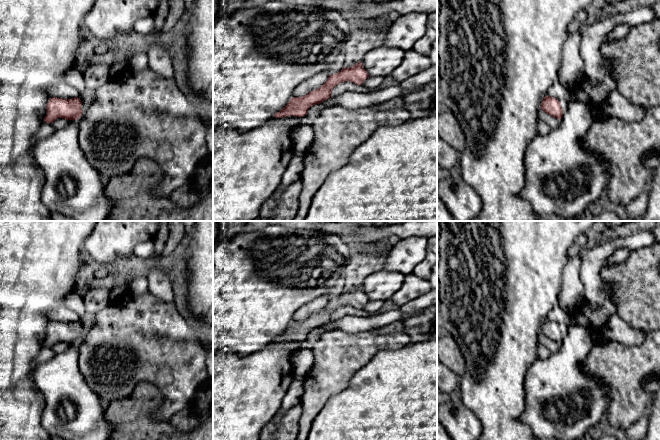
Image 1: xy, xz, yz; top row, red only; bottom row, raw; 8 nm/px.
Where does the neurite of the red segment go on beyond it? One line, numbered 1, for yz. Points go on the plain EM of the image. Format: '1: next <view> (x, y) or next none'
1: next yz (564, 329)

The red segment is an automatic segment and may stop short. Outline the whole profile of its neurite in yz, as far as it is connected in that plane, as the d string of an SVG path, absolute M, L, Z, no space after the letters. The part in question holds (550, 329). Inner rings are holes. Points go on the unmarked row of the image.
M548 319L544 321L541 328L541 333L556 343L561 343L563 337L566 336L567 332L567 326L561 327L555 321Z

